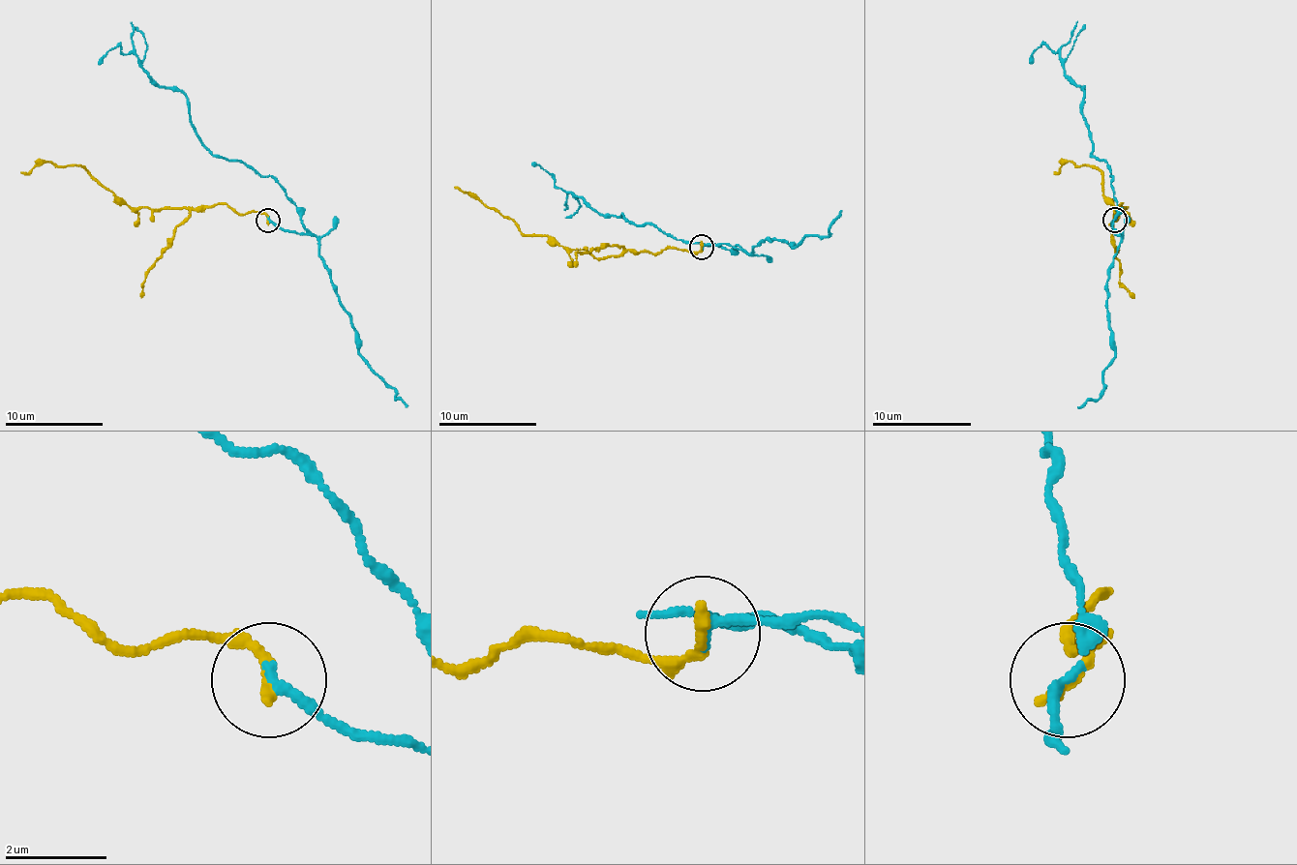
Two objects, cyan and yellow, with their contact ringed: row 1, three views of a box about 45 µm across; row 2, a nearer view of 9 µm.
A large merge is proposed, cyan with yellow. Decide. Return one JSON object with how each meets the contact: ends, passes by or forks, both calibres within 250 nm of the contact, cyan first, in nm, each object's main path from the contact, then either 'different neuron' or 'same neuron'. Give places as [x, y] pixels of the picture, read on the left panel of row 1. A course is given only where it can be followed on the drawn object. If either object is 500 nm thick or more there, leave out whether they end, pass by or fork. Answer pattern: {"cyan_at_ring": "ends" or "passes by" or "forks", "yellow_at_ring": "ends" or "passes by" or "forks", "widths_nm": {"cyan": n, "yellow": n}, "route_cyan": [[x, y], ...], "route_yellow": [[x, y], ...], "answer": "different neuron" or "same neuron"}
{"cyan_at_ring": "ends", "yellow_at_ring": "ends", "widths_nm": {"cyan": 220, "yellow": 240}, "route_cyan": [[267, 221], [304, 230], [272, 179], [203, 144], [179, 90], [159, 85], [115, 46], [98, 63]], "route_yellow": [[267, 221], [262, 213], [235, 213], [226, 203], [132, 208], [80, 166], [39, 162], [21, 174]], "answer": "same neuron"}

